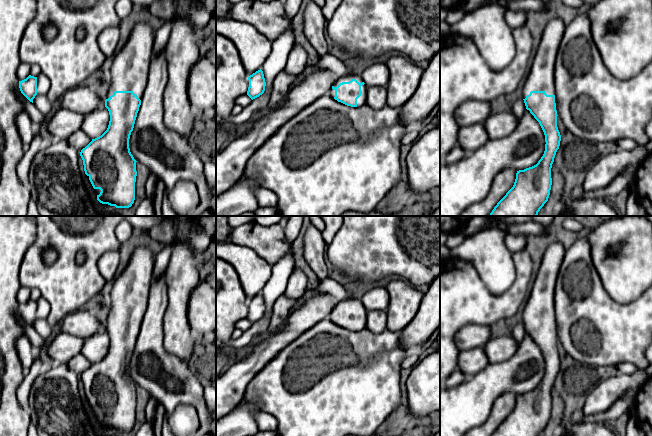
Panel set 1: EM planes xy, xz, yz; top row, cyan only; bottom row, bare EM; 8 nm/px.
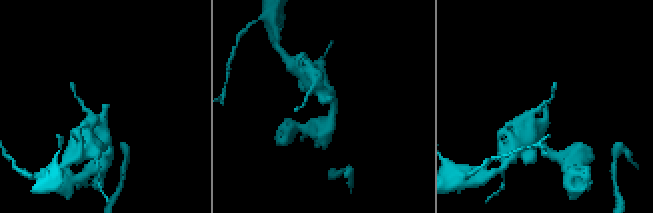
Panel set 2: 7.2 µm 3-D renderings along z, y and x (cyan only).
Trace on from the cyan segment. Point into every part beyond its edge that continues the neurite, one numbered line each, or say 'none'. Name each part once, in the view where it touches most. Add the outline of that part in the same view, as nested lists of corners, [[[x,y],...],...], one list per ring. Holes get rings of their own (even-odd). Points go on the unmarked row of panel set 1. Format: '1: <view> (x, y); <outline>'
1: xz (347, 302); [[[350,298],[350,299],[346,299],[346,300],[340,301],[340,302],[336,302],[336,305],[335,305],[333,310],[337,311],[340,307],[349,306],[352,303],[356,303],[359,307],[363,306],[362,301],[360,299]]]

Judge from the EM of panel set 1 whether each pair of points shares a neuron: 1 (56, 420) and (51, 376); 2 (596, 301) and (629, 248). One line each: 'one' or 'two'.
1: one
2: two

